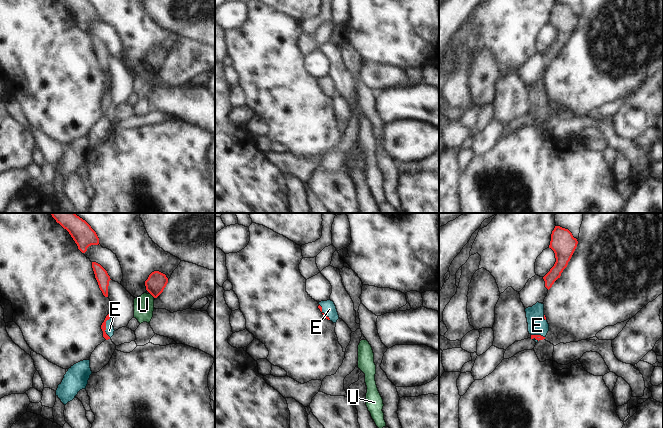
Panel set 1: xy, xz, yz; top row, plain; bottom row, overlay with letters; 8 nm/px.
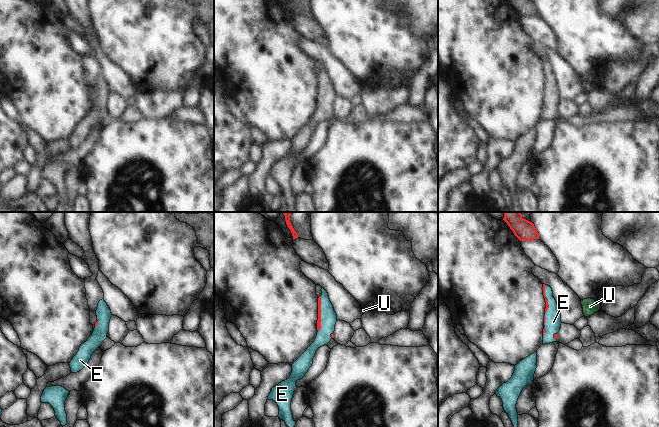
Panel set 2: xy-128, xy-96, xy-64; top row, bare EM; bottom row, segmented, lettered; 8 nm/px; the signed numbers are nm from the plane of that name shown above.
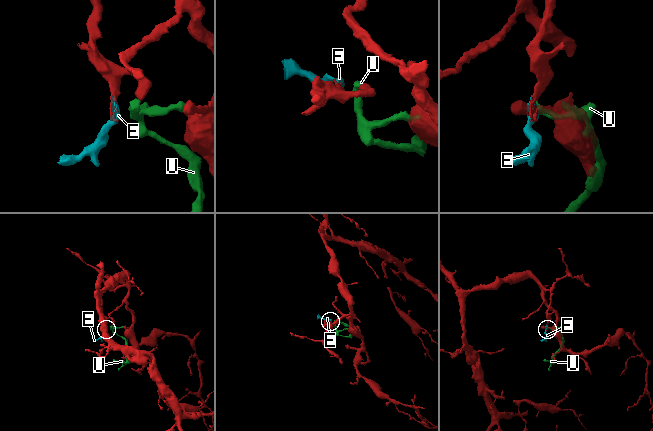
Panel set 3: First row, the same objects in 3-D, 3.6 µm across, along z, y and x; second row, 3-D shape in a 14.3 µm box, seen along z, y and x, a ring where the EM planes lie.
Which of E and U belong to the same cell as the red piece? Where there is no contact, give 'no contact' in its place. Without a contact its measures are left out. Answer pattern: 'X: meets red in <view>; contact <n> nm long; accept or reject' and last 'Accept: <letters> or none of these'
E: meets red in xy; contact 180 nm long; accept
U: meets red in xy; contact 50 nm long; reject
Accept: E

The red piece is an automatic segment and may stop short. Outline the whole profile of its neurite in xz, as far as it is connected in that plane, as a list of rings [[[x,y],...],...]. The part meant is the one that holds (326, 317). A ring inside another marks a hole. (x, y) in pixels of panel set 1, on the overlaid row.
[[[329,299],[327,301],[321,301],[318,304],[318,308],[325,318],[332,321],[333,323],[336,323],[339,319],[339,315],[334,302]]]

